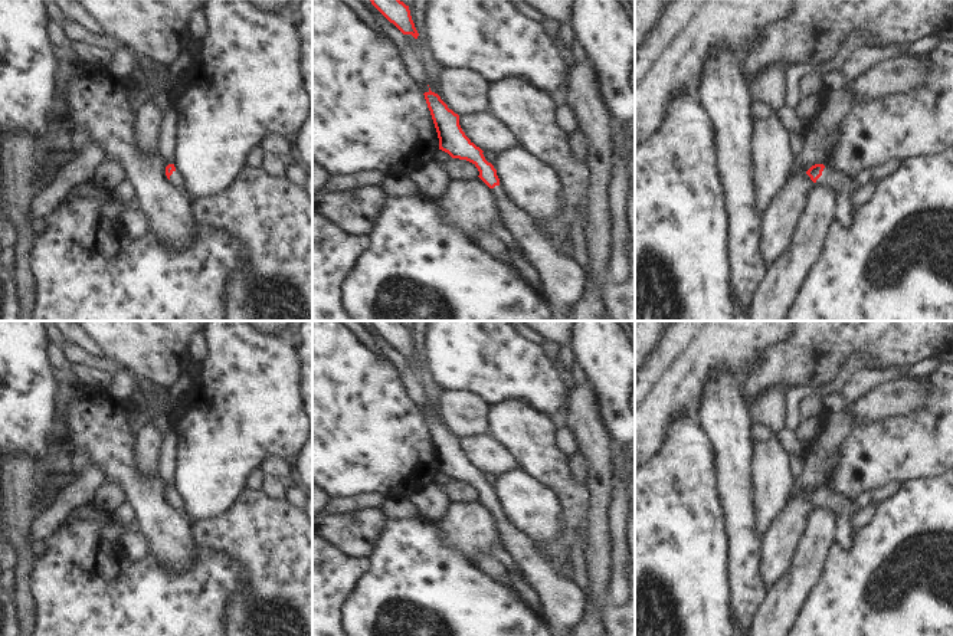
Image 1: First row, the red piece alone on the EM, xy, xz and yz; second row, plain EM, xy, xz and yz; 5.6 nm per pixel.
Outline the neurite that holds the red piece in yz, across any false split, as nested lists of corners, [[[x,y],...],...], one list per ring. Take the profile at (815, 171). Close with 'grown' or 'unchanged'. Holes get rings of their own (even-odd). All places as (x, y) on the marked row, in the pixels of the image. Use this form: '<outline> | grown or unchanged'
[[[815,164],[806,174],[816,186],[826,186],[835,191],[836,196],[836,219],[844,224],[851,224],[851,214],[854,212],[854,196],[858,191],[857,177],[836,171],[829,164]]] | grown

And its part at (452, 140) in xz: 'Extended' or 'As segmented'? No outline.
Extended.

